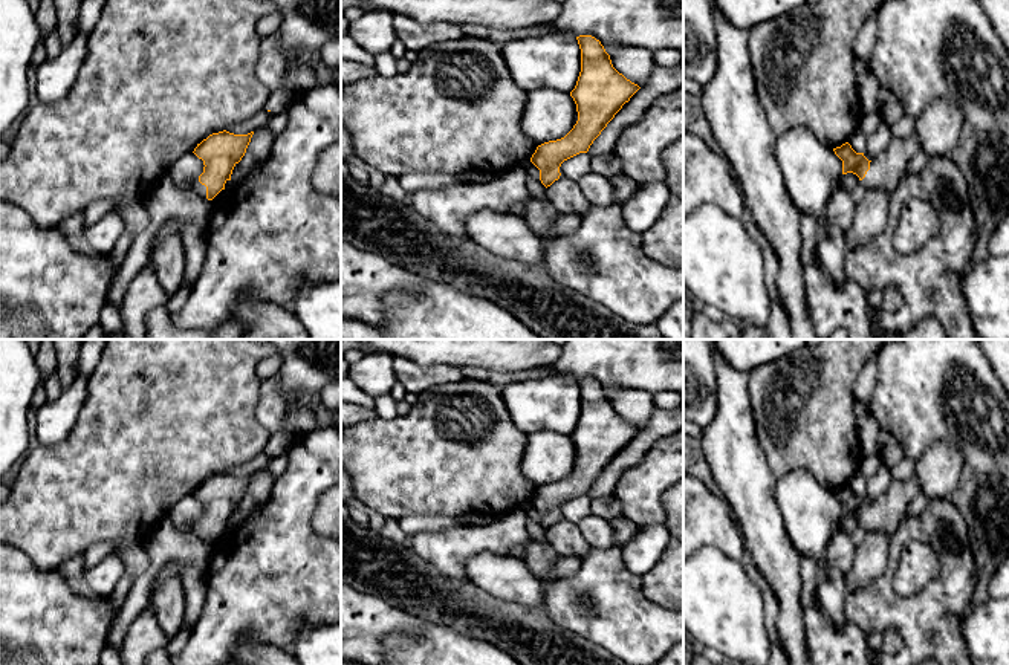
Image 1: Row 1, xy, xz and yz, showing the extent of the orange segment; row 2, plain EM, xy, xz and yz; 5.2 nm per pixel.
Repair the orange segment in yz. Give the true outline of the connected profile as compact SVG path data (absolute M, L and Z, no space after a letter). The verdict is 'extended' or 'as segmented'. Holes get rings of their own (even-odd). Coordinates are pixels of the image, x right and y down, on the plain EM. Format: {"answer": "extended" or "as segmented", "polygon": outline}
{"answer": "extended", "polygon": "M916 475L907 482L893 480L890 488L871 503L864 495L856 495L848 485L833 491L842 503L842 517L853 515L867 532L881 530L890 538L908 517L907 508L919 492L920 486Z"}

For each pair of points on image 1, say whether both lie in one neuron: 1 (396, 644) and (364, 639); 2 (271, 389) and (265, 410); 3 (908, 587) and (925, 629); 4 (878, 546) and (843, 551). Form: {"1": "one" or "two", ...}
{"1": "two", "2": "one", "3": "two", "4": "two"}

